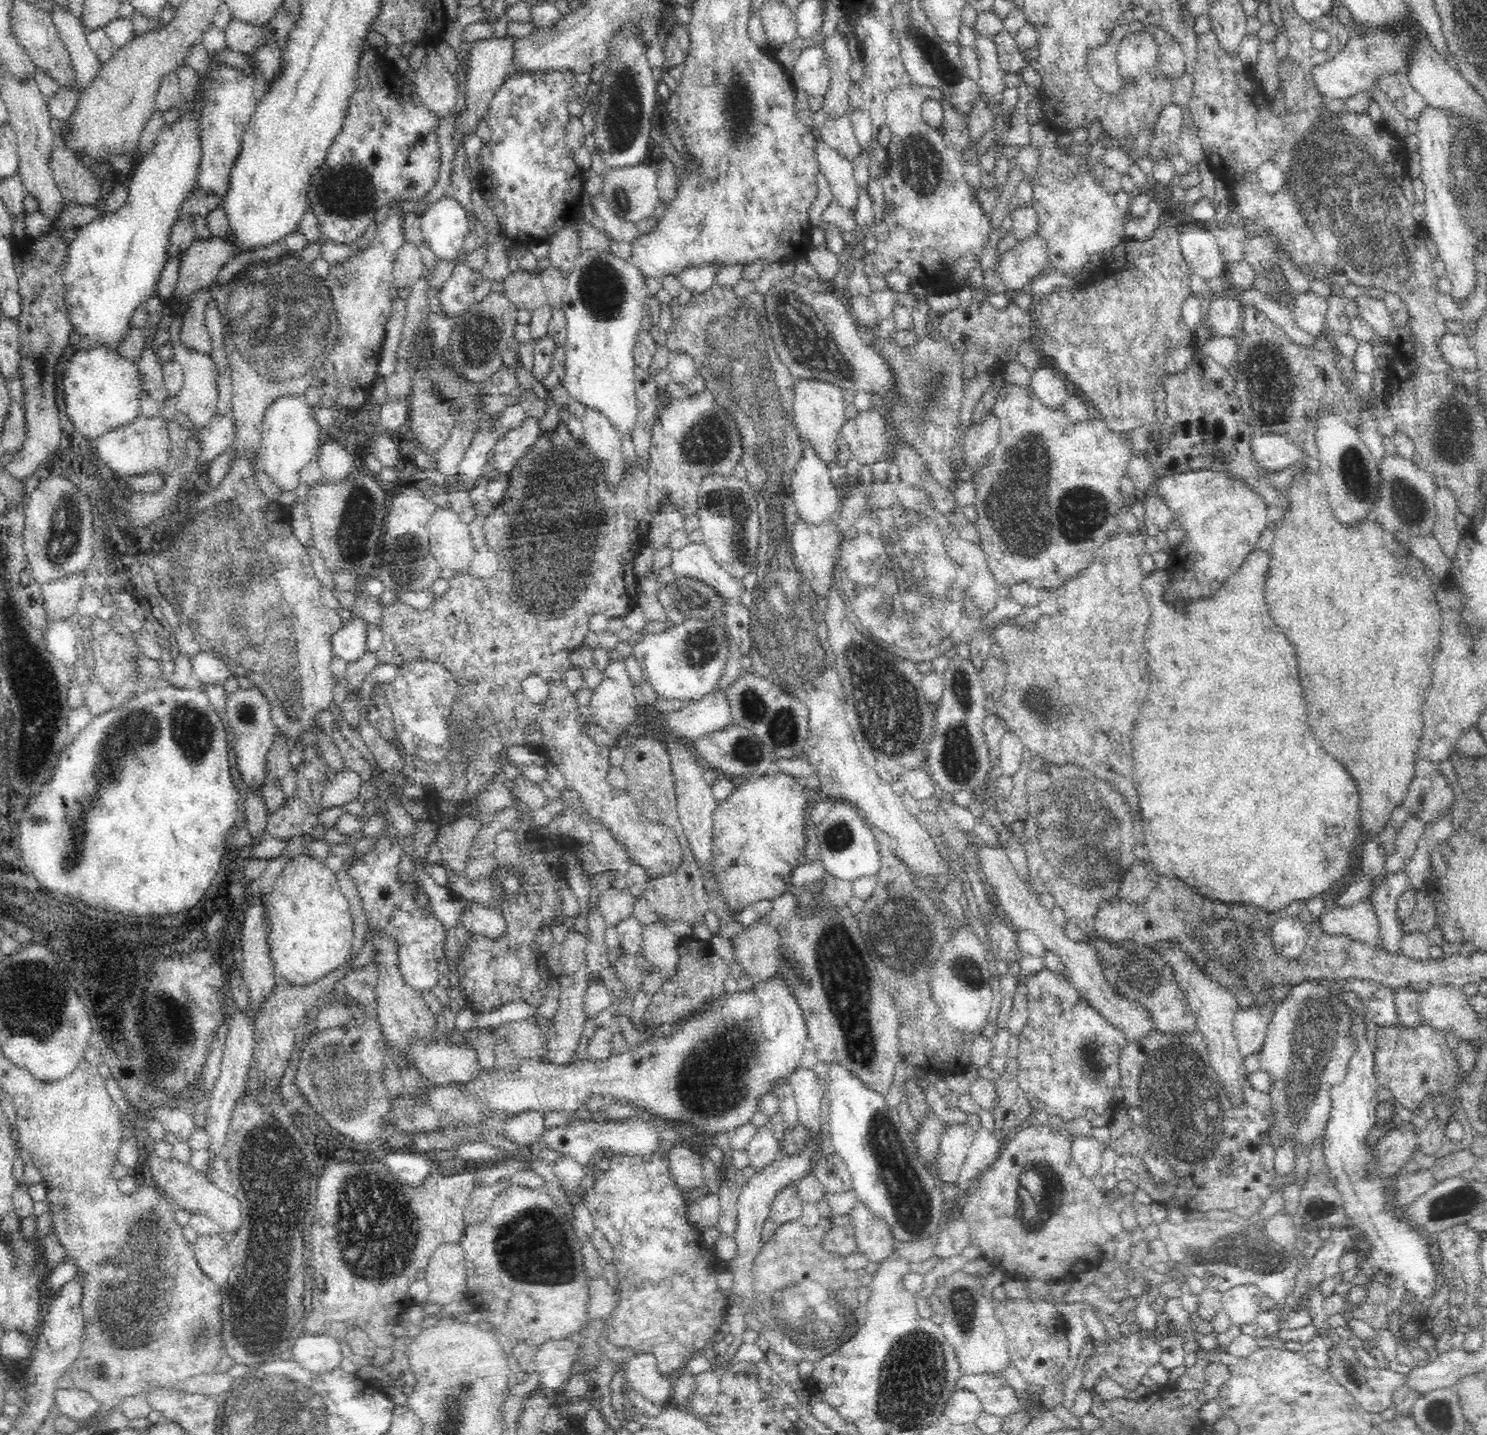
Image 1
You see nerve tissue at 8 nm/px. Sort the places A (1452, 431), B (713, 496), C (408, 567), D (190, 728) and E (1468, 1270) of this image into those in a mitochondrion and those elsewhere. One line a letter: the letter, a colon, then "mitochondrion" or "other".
A: mitochondrion
B: mitochondrion
C: mitochondrion
D: mitochondrion
E: other

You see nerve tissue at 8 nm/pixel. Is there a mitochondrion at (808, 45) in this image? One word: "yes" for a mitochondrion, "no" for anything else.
no

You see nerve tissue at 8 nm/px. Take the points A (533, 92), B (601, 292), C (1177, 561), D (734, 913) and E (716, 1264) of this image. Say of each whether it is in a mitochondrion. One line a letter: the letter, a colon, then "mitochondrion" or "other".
A: mitochondrion
B: mitochondrion
C: other
D: other
E: other

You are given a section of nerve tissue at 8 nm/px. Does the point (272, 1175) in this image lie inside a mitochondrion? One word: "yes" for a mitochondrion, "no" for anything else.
yes

